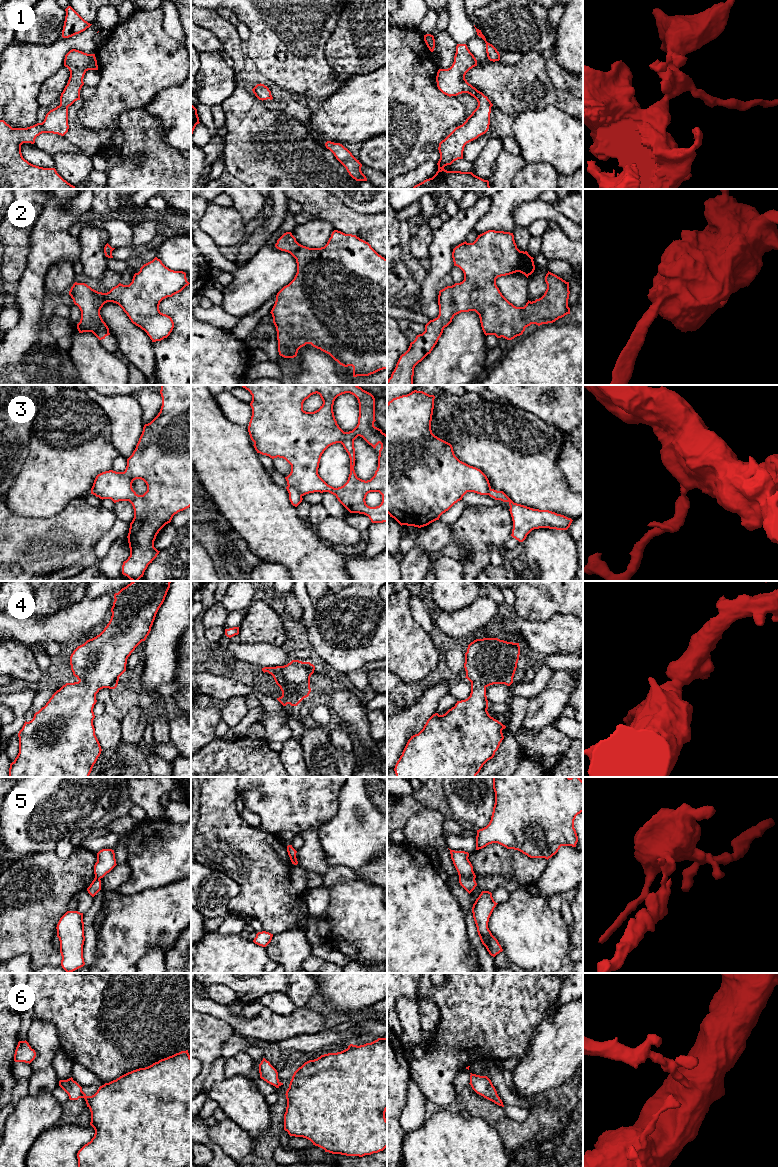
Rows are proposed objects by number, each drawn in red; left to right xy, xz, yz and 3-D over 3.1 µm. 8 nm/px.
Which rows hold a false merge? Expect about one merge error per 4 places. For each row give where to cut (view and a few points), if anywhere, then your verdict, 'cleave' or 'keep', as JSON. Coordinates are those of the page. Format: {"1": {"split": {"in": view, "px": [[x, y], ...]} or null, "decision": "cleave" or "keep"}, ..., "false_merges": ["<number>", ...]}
{"1": {"split": null, "decision": "keep"}, "2": {"split": null, "decision": "keep"}, "3": {"split": {"in": "xz", "px": [[288, 485], [292, 486], [301, 496]]}, "decision": "cleave"}, "4": {"split": null, "decision": "keep"}, "5": {"split": {"in": "yz", "px": [[459, 876], [474, 880]]}, "decision": "cleave"}, "6": {"split": null, "decision": "keep"}, "false_merges": ["3", "5"]}

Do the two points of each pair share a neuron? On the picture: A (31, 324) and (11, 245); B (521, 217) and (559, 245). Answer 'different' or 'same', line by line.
A: different
B: different

